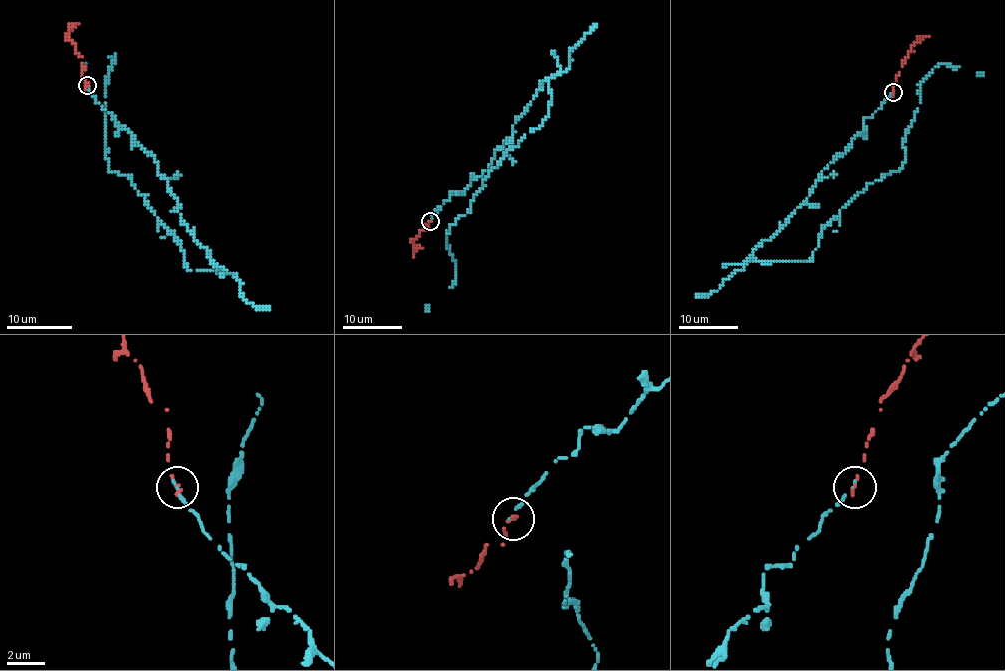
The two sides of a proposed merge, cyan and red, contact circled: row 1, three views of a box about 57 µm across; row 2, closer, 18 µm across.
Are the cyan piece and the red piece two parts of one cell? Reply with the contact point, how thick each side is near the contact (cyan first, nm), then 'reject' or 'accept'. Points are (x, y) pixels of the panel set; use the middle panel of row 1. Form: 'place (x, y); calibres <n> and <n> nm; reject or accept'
place (430, 221); calibres 180 and 200 nm; accept

